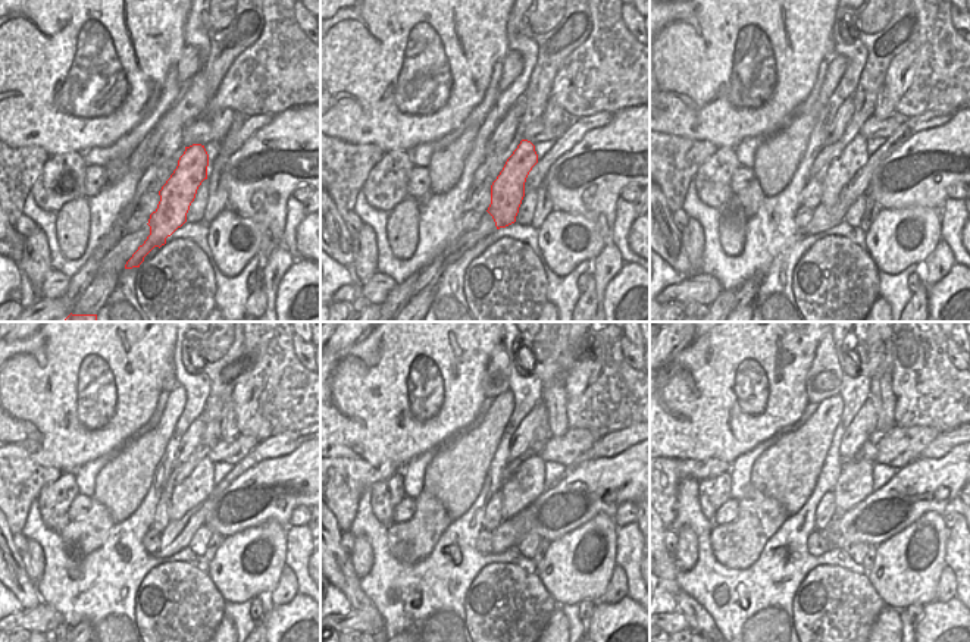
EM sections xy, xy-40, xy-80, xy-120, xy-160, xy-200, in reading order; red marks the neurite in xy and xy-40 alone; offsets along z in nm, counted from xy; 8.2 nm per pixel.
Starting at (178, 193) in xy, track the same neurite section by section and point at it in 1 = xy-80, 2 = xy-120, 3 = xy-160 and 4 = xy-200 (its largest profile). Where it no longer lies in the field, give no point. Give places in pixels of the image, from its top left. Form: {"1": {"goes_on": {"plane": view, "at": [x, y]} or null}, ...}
{"1": {"goes_on": {"plane": "xy-80", "at": [842, 169]}}, "2": {"goes_on": {"plane": "xy-120", "at": [199, 485]}}, "3": {"goes_on": {"plane": "xy-160", "at": [526, 484]}}, "4": {"goes_on": {"plane": "xy-200", "at": [856, 482]}}}

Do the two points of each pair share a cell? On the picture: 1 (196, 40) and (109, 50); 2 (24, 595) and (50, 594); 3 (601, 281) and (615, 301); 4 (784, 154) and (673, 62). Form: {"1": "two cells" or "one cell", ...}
{"1": "two cells", "2": "two cells", "3": "two cells", "4": "two cells"}

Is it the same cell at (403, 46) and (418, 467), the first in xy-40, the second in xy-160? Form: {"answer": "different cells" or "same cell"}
{"answer": "different cells"}

